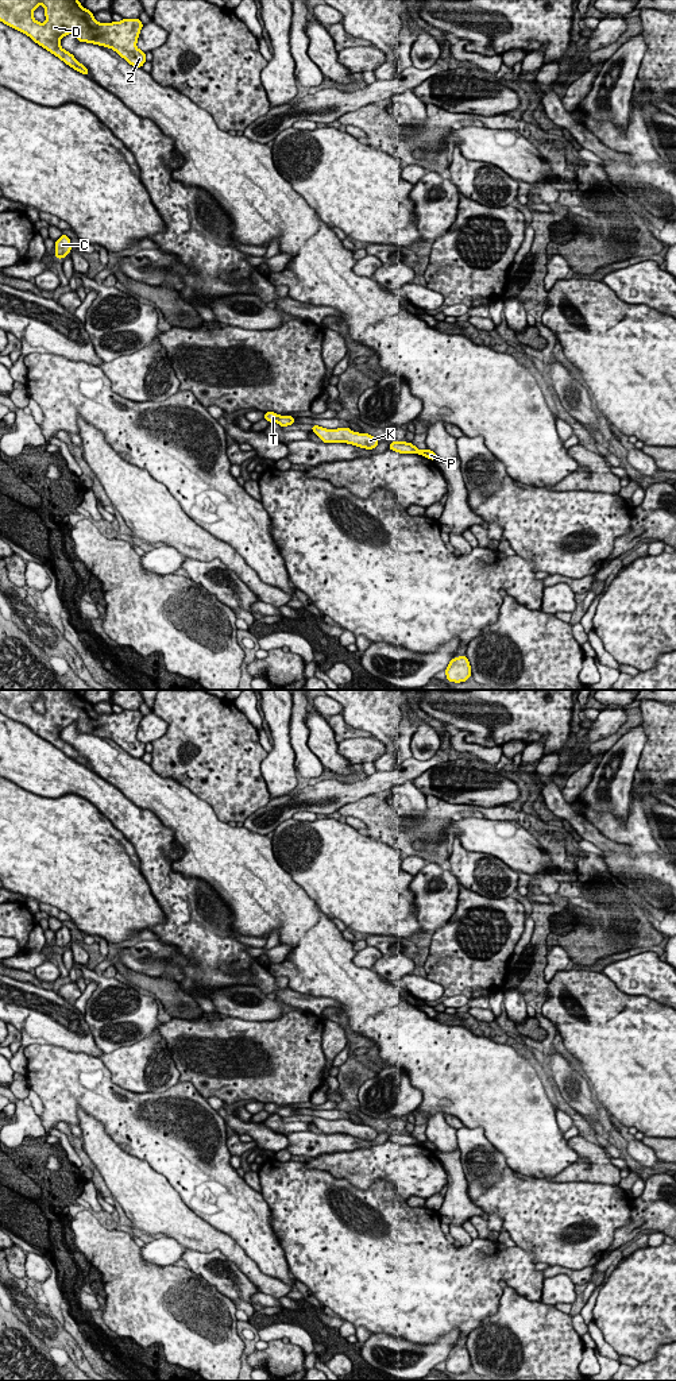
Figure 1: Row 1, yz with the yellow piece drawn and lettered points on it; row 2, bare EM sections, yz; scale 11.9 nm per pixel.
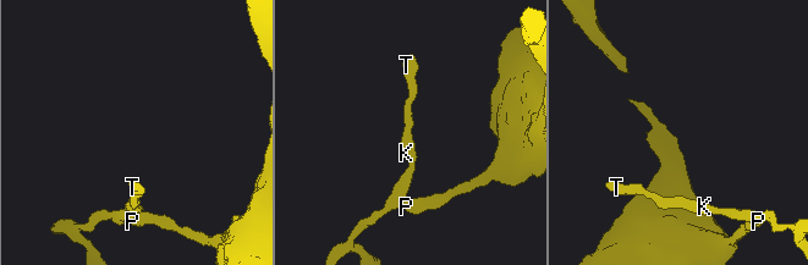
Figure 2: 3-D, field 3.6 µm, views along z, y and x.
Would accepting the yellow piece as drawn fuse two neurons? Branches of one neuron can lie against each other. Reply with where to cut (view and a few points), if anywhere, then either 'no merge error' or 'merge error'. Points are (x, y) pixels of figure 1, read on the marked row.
cut yz (424, 451), (425, 455); merge error

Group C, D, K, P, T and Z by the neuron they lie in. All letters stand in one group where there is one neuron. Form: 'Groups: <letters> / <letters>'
Groups: C D P Z / K T

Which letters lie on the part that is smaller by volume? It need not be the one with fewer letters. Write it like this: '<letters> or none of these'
C, D, P, Z

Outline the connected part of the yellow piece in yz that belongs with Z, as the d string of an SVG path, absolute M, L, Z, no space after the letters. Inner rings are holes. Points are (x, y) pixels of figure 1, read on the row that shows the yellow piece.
M0 0L0 22L24 32L35 43L86 76L89 76L86 66L59 45L61 38L73 31L77 32L80 42L109 47L135 67L142 67L146 62L146 53L136 47L143 27L139 19L98 23L93 12L84 8L78 0ZM40 4L45 7L45 23L36 22L32 16Z

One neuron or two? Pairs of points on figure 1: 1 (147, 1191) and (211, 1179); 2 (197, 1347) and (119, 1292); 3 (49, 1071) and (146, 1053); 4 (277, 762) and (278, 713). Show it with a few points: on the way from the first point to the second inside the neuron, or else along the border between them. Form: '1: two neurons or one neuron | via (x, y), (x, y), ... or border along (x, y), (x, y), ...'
1: two neurons | border along (149, 1165), (167, 1180), (192, 1211)
2: one neuron | via (178, 1329), (154, 1304), (147, 1303), (138, 1293)
3: two neurons | border along (99, 1059), (108, 1069), (109, 1077), (122, 1087)
4: one neuron | via (279, 749), (279, 725)

